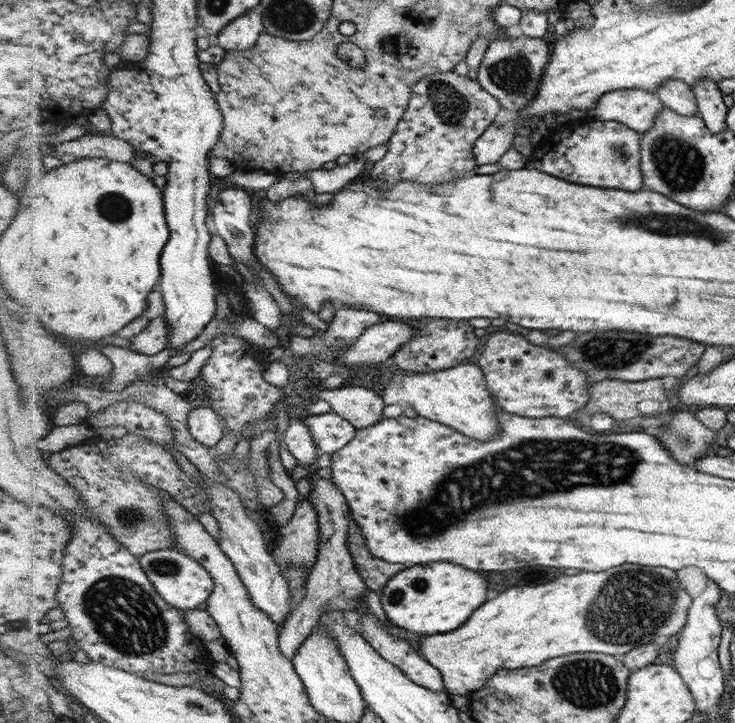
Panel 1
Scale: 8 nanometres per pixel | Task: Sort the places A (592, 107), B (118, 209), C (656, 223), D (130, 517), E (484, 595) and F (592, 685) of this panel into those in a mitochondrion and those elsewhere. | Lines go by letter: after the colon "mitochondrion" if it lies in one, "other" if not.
A: other
B: mitochondrion
C: mitochondrion
D: mitochondrion
E: other
F: mitochondrion

